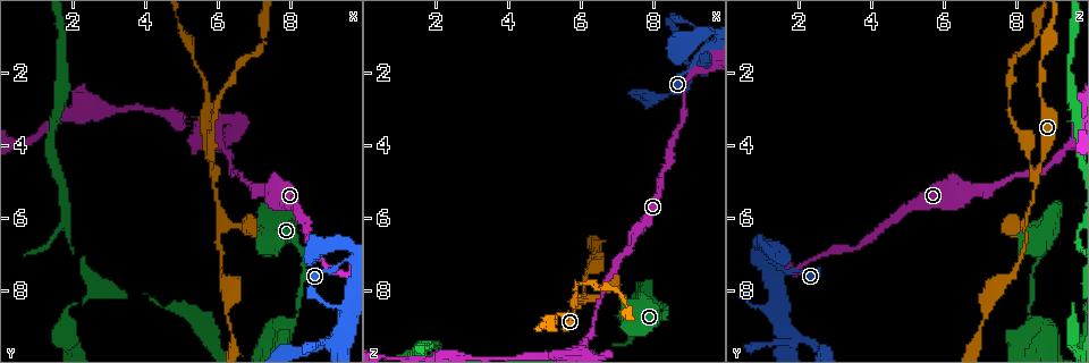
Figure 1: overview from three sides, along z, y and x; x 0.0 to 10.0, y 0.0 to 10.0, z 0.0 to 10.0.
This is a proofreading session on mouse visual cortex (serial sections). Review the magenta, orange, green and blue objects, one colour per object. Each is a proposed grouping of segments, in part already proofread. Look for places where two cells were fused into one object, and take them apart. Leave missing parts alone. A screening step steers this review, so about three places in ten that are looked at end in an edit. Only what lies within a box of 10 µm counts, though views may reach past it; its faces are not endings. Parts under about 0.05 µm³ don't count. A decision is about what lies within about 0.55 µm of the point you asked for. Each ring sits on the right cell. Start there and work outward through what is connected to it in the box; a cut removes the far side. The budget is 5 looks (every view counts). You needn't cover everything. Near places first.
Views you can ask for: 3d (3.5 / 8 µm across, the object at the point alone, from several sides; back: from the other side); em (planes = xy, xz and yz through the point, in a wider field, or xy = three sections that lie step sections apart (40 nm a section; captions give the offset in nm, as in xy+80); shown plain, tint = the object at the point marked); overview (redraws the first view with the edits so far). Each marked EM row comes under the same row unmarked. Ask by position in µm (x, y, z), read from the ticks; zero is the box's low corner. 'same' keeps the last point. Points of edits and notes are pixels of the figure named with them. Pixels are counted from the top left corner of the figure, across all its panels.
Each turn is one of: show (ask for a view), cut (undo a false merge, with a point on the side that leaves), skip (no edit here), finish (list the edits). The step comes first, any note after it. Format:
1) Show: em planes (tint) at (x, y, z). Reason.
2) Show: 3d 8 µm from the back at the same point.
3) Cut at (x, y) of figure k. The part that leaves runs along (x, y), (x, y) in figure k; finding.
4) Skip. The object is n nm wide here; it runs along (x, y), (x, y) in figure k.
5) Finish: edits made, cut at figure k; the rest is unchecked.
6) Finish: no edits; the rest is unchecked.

Show: 3d 3.5 µm at (9.35, 7.30, 1.40). Thick turns thin.

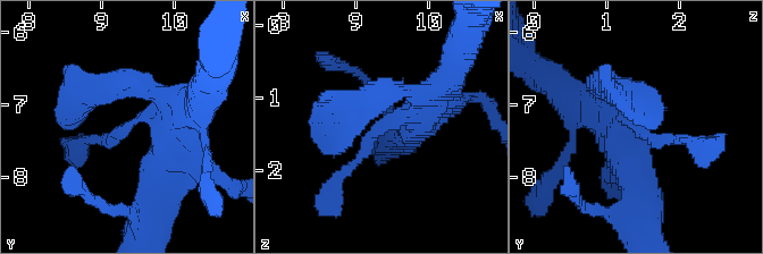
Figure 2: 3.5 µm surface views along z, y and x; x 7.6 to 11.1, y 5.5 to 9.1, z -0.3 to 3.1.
Show: em xy step 3 (tint) at (9.40, 7.30, 1.40). 3 arms meet here; the arms are 150, 300, 600 nm wide.

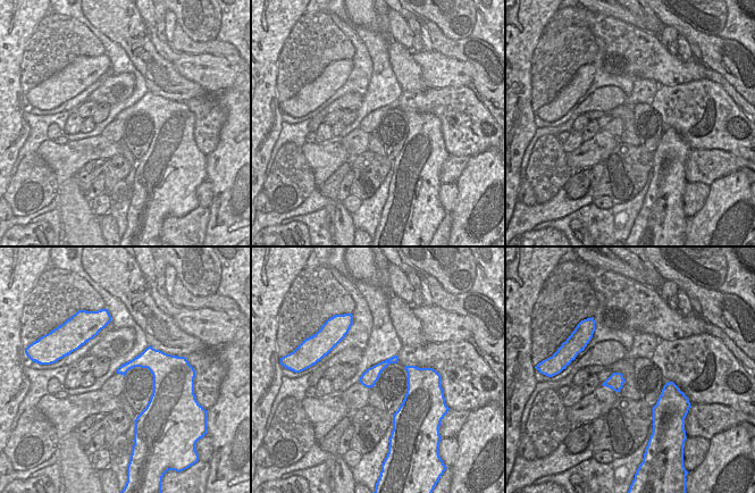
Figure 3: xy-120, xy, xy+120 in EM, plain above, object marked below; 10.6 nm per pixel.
Skip. It runs along (338, 177), (384, 125), (418, 119) in figure 2; one cell here.

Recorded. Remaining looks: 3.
Show: 3d 8 µm at (9.35, 9.20, 1.70). Sharp bend.

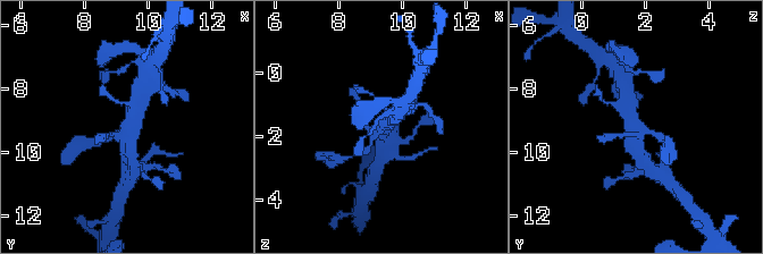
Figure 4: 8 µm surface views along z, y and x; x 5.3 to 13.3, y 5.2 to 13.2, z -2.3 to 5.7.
Show: 3d 3.5 µm at the same point. Zoom in.

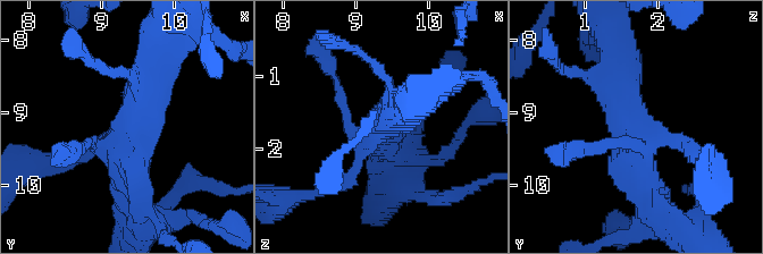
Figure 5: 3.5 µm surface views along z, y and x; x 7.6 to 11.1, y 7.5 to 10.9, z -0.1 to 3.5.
Skip. It runs along (618, 64), (644, 140), (690, 150) in figure 5; one cell here.

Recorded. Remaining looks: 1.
Finish: no edits; the rest is unchecked.

